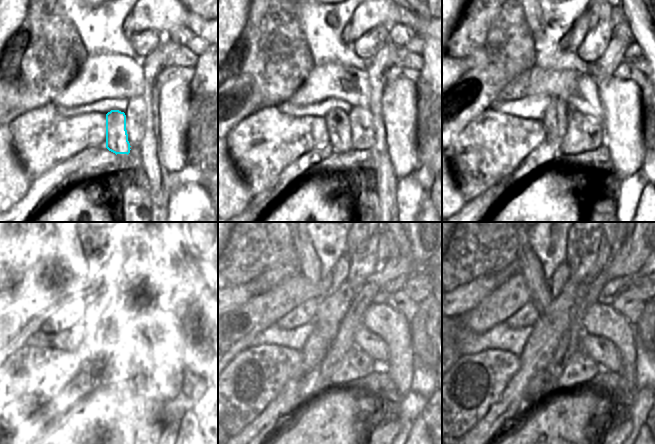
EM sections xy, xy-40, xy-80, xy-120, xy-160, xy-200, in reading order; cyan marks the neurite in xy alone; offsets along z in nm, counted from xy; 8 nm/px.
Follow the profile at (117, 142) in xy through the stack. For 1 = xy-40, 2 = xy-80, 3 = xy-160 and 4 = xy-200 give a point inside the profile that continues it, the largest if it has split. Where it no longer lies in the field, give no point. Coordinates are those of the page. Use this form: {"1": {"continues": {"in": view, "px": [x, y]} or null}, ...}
{"1": {"continues": {"in": "xy-40", "px": [337, 120]}}, "2": {"continues": {"in": "xy-80", "px": [557, 116]}}, "3": {"continues": {"in": "xy-160", "px": [332, 308]}}, "4": {"continues": {"in": "xy-200", "px": [563, 303]}}}

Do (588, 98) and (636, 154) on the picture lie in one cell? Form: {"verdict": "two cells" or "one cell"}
{"verdict": "two cells"}

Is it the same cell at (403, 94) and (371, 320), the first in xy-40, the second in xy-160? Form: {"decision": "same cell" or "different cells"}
{"decision": "same cell"}

